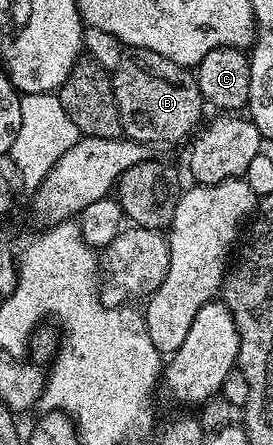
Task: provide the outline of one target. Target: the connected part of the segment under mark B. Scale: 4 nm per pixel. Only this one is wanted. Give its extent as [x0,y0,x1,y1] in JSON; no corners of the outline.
[111,48,206,146]

